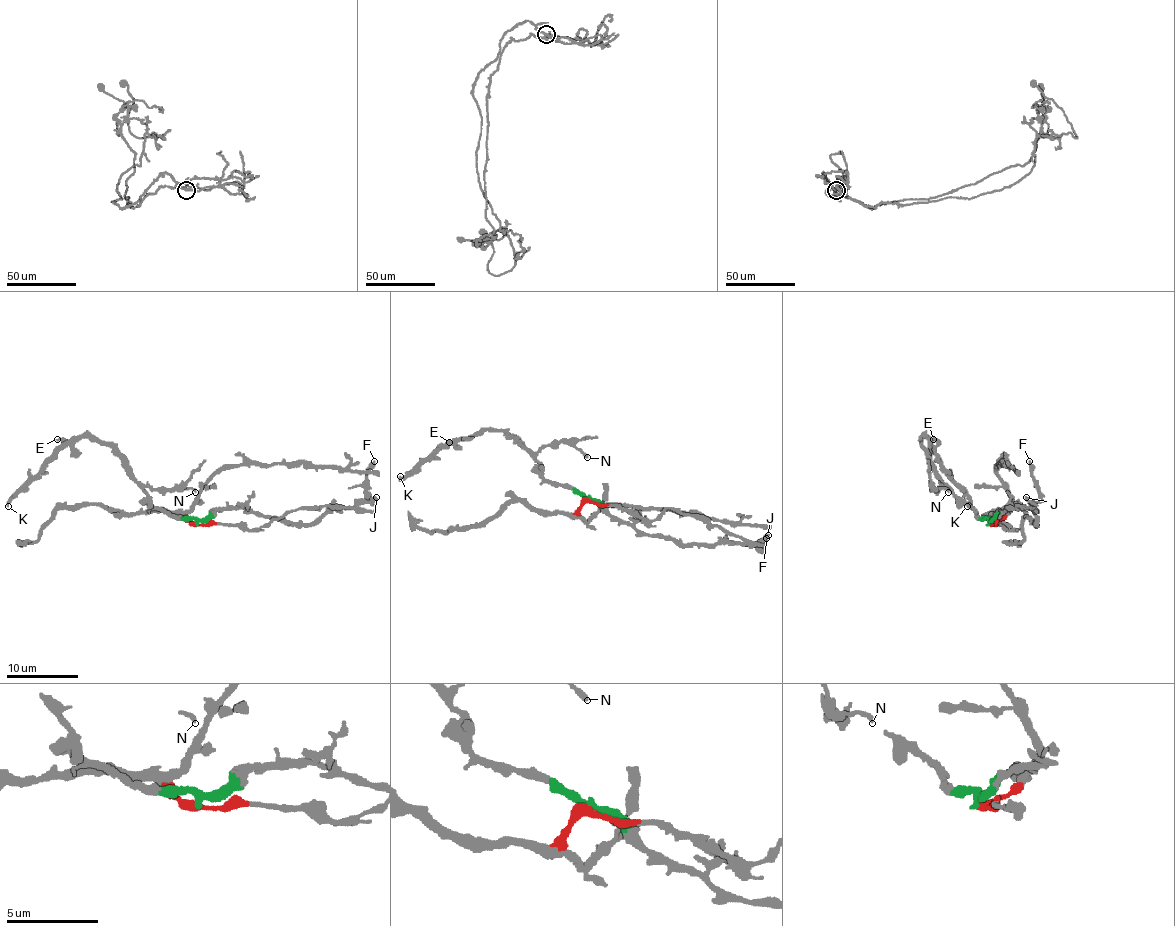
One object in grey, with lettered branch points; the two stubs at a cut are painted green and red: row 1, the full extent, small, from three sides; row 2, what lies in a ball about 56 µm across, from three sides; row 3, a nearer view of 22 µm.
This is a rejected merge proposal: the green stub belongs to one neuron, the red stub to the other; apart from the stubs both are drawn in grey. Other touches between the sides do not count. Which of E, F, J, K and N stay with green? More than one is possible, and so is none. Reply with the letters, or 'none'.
E, F, J, K, N

